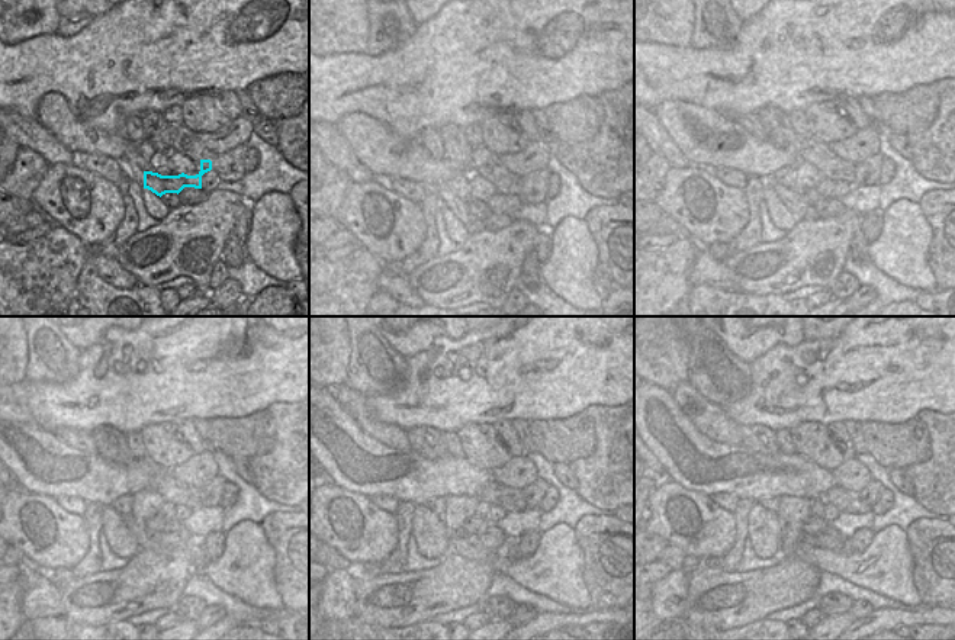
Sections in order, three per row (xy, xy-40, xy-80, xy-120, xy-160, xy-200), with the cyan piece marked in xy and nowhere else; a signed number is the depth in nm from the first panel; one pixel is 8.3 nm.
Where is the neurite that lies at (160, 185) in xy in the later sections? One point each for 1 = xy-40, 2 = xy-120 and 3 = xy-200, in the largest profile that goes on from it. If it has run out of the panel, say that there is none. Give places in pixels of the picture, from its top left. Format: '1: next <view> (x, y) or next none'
1: next xy-40 (484, 182)
2: next xy-120 (121, 540)
3: next xy-200 (771, 526)

